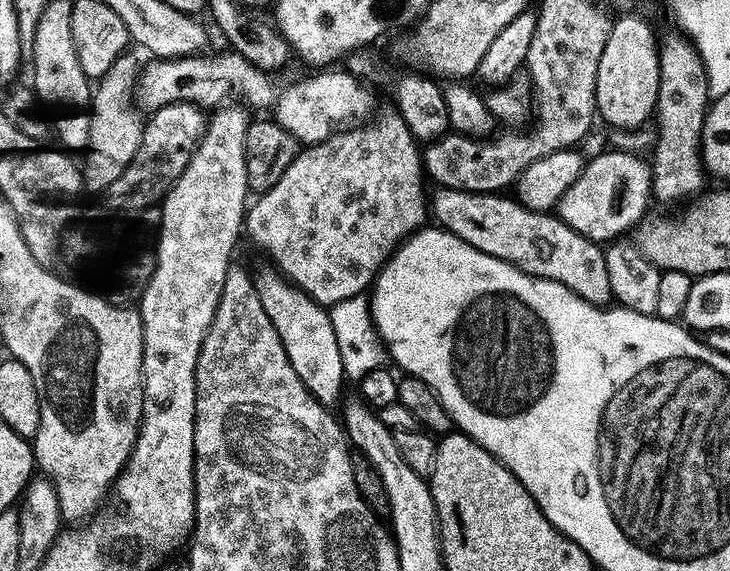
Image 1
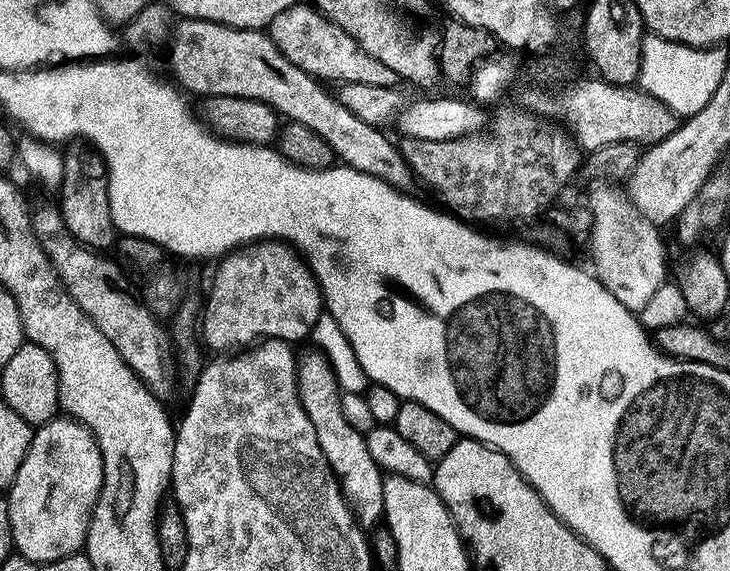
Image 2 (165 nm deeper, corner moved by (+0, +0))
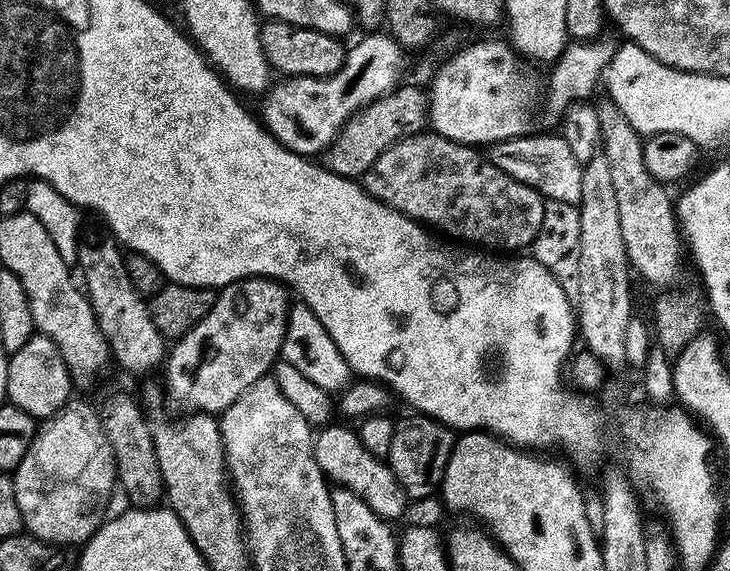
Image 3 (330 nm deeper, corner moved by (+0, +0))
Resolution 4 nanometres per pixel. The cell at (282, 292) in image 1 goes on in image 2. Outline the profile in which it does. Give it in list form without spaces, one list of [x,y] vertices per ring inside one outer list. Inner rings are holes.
[[[311,350],[299,357],[296,362],[296,385],[302,406],[310,418],[310,426],[314,426],[314,434],[318,438],[318,446],[322,446],[322,454],[340,483],[340,493],[346,506],[352,511],[357,524],[364,530],[375,527],[382,519],[384,503],[382,490],[384,479],[380,468],[370,455],[364,441],[365,433],[354,430],[346,417],[342,415],[340,398],[342,389],[336,383],[336,375],[328,359],[319,351]]]

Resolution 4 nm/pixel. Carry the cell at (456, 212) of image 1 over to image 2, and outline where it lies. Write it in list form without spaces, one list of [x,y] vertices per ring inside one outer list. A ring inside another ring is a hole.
[[[184,18],[175,25],[174,31],[171,33],[171,48],[173,72],[171,75],[185,93],[191,94],[193,97],[195,97],[194,95],[200,96],[199,98],[233,96],[234,98],[261,100],[273,108],[285,121],[310,126],[310,130],[314,130],[314,134],[318,134],[328,143],[333,157],[343,167],[353,168],[362,174],[370,174],[401,190],[411,189],[411,184],[414,184],[413,174],[394,140],[392,144],[391,138],[377,125],[362,122],[362,118],[358,118],[353,112],[346,110],[346,106],[342,106],[342,102],[333,93],[331,96],[326,92],[321,81],[317,80],[315,76],[306,74],[306,70],[294,66],[294,62],[290,62],[290,58],[286,58],[286,54],[282,54],[282,50],[278,50],[278,46],[274,46],[267,31],[255,28],[231,28],[209,20]]]

